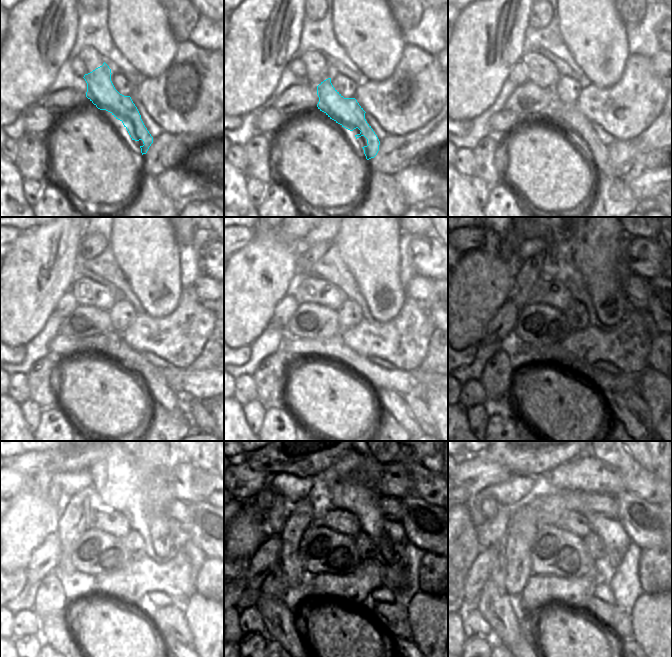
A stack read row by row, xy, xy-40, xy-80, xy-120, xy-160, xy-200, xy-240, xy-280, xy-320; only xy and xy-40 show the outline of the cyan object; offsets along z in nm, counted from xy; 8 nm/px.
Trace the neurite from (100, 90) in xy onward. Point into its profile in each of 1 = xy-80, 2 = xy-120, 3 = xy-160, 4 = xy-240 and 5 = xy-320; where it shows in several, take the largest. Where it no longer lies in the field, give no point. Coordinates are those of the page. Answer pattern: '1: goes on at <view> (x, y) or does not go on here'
1: goes on at xy-80 (599, 156)
2: goes on at xy-120 (155, 383)
3: goes on at xy-160 (394, 401)
4: goes on at xy-240 (170, 642)
5: goes on at xy-320 (626, 644)

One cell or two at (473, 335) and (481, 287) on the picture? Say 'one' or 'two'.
one

